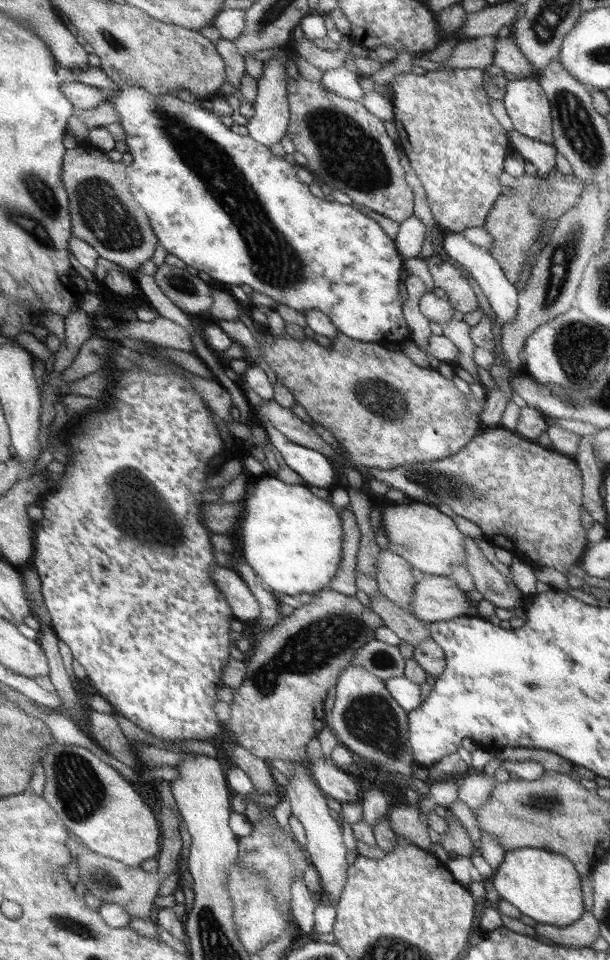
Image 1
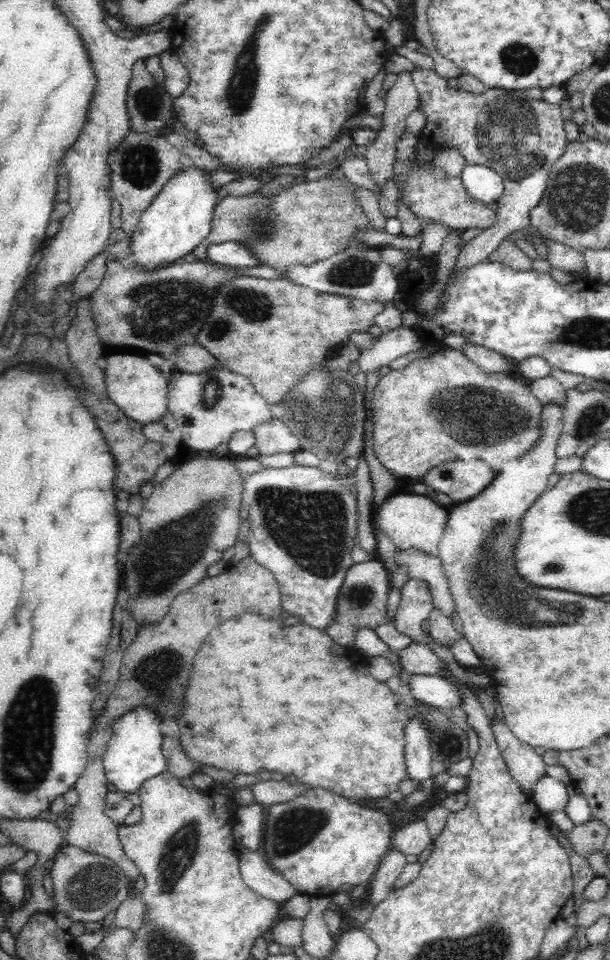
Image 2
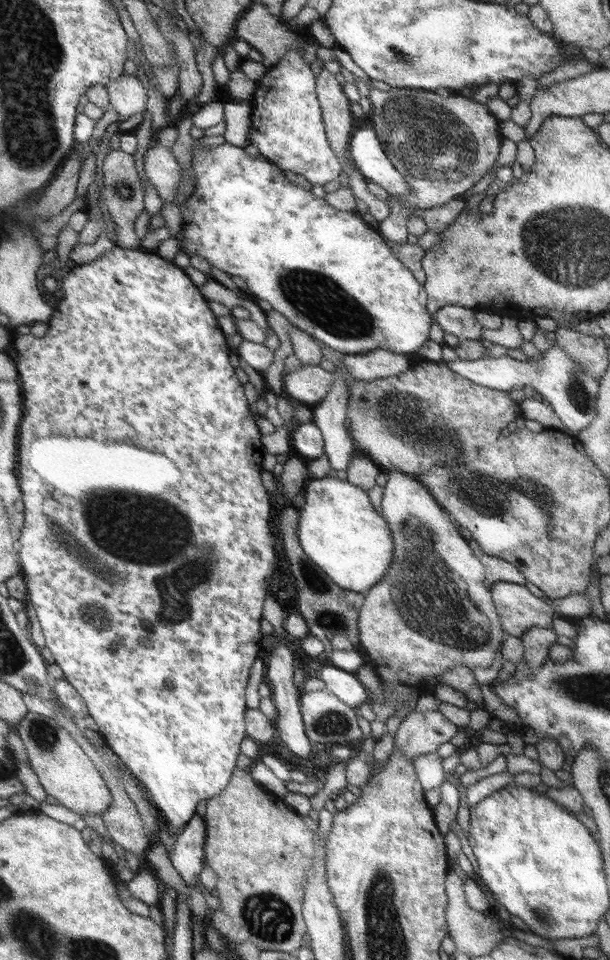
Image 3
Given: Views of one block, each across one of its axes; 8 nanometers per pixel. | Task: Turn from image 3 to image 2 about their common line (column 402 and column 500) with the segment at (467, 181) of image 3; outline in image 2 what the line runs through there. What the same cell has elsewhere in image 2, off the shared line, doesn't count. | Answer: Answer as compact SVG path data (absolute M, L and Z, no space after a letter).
M416 67L410 74L419 96L417 109L425 116L425 124L429 130L422 133L421 137L429 137L428 142L436 152L440 146L455 148L464 156L466 165L491 166L503 177L504 190L497 200L496 224L482 230L483 232L466 243L456 256L458 265L472 265L476 261L484 261L509 234L530 226L530 210L540 202L547 187L549 173L569 143L564 132L565 119L562 117L562 110L559 104L527 97L523 90L490 88L481 94L474 94L463 89L448 87L447 78L438 75L434 69Z

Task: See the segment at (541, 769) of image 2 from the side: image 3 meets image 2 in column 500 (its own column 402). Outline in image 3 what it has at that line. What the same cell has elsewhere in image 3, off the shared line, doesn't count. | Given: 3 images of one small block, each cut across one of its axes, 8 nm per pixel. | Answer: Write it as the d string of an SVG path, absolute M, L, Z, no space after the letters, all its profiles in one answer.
M439 711L411 713L401 722L393 741L395 748L408 758L436 753L438 747L450 742L458 727Z

